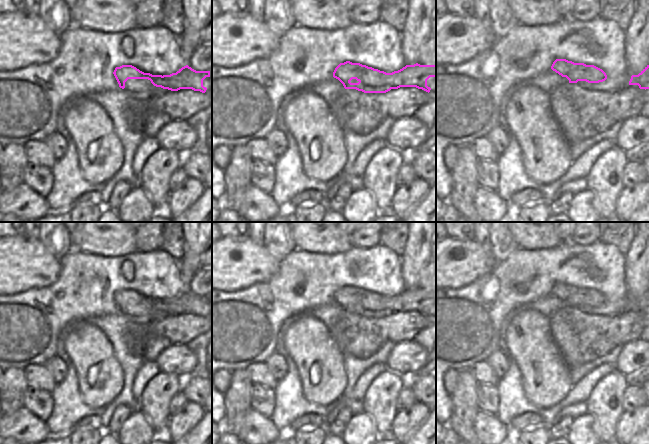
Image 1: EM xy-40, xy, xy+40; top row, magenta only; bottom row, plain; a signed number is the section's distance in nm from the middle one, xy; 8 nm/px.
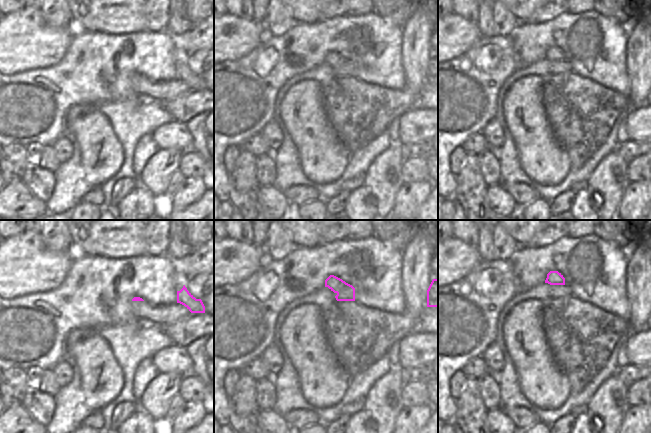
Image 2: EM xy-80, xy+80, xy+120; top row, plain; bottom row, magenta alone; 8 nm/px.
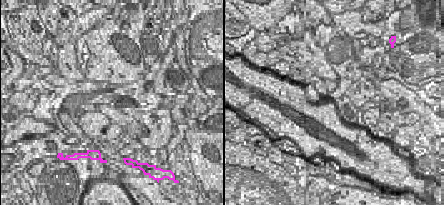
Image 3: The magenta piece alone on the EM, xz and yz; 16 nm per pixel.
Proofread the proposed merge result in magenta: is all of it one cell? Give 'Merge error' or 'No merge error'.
Merge error

